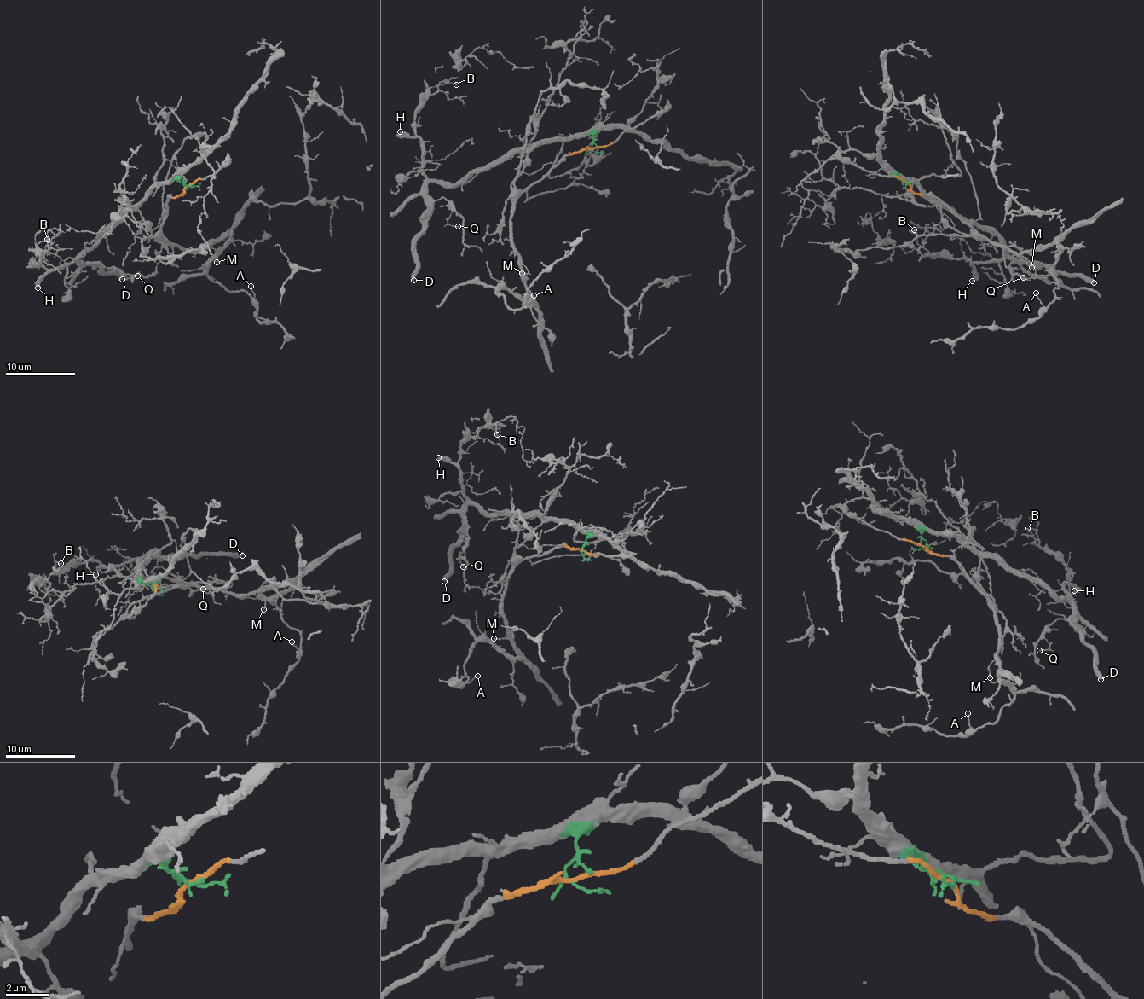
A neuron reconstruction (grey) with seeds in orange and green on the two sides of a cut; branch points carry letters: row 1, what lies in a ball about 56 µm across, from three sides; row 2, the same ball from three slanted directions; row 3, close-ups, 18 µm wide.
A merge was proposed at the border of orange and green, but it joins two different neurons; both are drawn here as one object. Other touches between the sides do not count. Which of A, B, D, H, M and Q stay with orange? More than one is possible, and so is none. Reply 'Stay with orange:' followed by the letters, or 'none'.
Stay with orange: A, M

